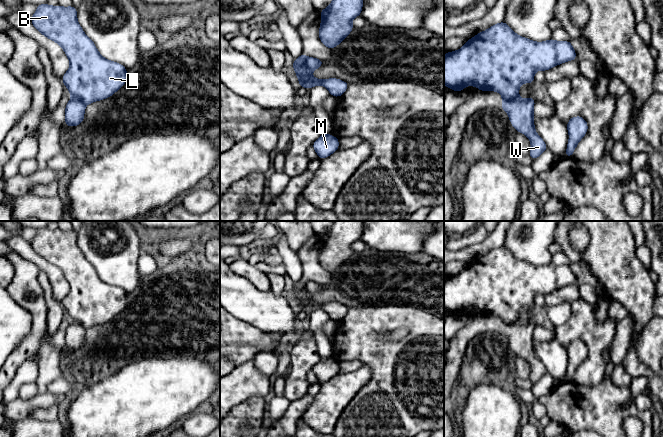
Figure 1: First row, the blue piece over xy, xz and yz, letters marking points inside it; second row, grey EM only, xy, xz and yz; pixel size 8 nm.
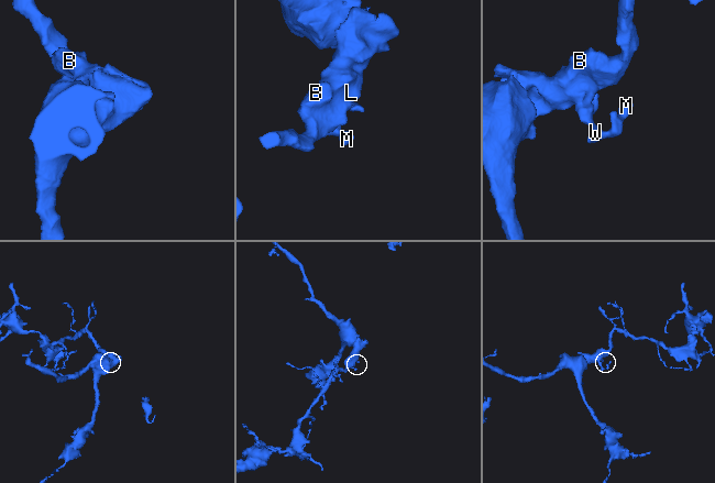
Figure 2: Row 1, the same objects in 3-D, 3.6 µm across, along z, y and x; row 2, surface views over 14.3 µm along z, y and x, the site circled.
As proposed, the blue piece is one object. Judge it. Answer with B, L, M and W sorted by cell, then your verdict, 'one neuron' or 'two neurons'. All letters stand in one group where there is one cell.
B L / M W | two neurons

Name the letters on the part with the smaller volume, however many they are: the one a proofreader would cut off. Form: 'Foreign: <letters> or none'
Foreign: M, W

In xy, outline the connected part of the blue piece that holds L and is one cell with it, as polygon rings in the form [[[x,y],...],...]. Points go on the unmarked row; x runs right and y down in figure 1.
[[[47,227],[37,229],[30,244],[36,254],[64,274],[70,285],[70,291],[61,303],[69,317],[79,322],[85,329],[109,322],[126,307],[127,293],[120,287],[105,283],[98,276],[94,266],[87,261],[78,247],[77,233],[73,229],[69,231],[50,230]]]

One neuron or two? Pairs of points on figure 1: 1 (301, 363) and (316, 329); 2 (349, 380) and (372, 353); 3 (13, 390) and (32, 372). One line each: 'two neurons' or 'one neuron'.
1: two neurons
2: two neurons
3: one neuron

